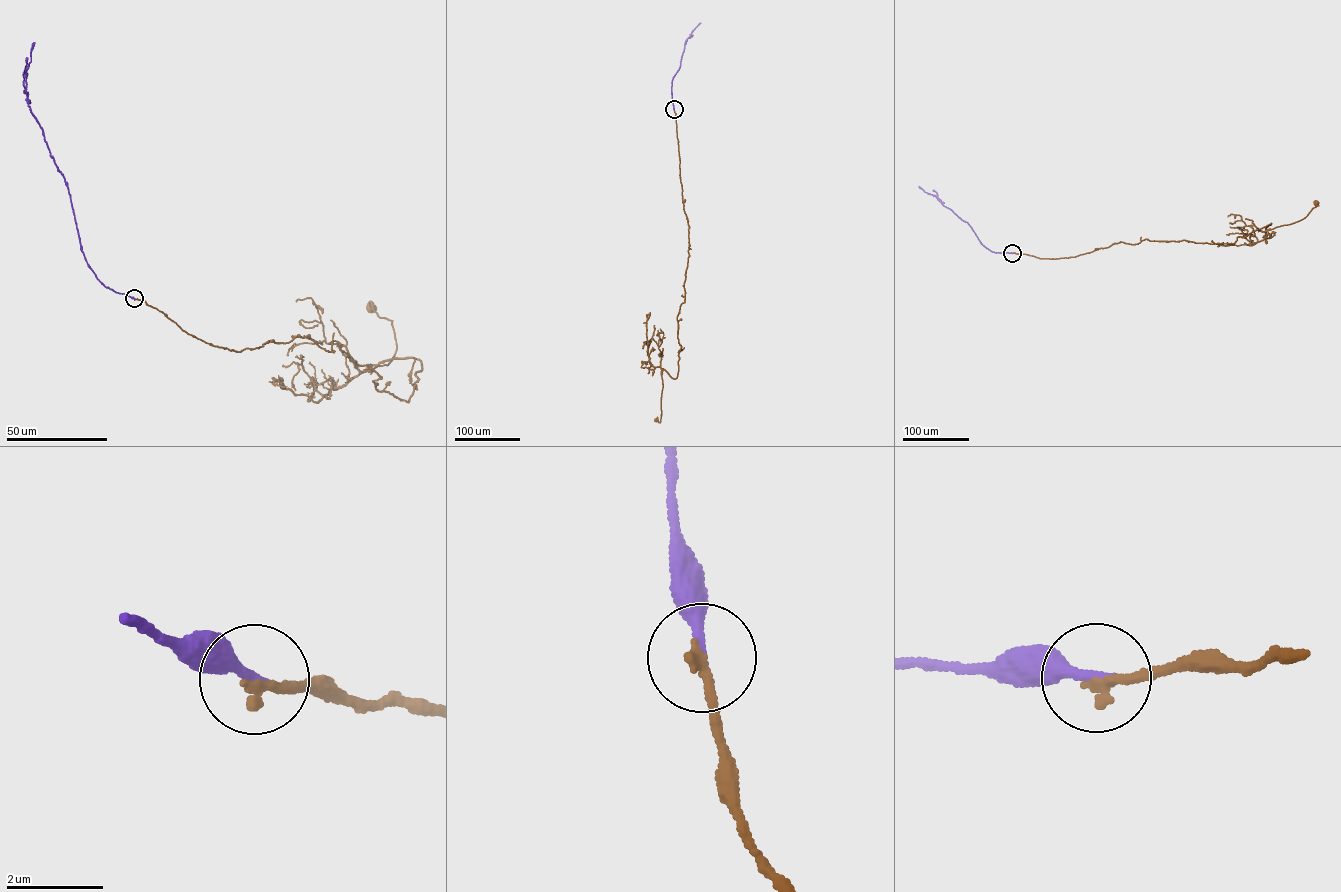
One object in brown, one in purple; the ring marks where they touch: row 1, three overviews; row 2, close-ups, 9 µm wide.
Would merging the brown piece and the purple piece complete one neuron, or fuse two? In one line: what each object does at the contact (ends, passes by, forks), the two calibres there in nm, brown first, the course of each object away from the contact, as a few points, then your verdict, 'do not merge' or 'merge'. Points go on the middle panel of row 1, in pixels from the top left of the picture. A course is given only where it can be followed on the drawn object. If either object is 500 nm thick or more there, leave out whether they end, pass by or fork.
brown ends there; purple ends there; 220 nm thick on the brown side, 240 nm on the other; brown runs (674, 109), (689, 256), (685, 302), (677, 317), (677, 375), (672, 378), (661, 370), (661, 416), (656, 420); purple runs (674, 109), (672, 80), (680, 67), (685, 41), (700, 23); merge

